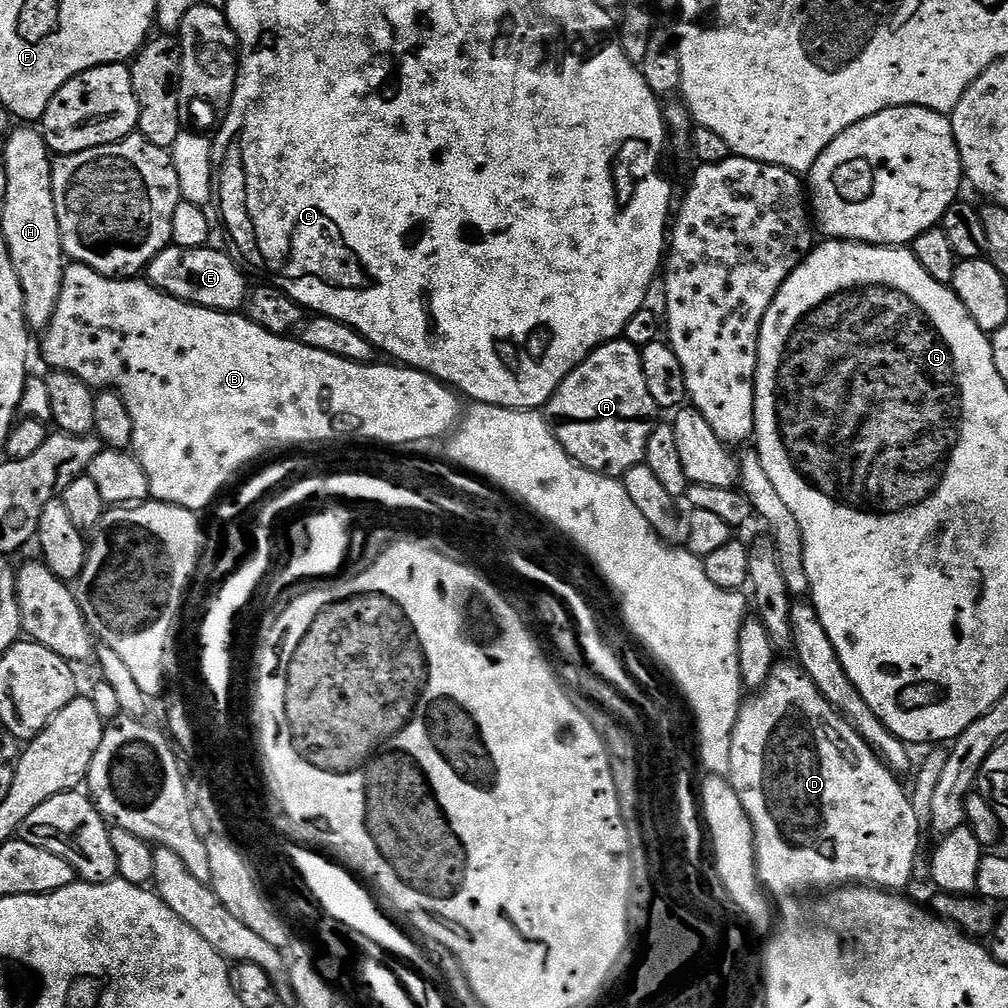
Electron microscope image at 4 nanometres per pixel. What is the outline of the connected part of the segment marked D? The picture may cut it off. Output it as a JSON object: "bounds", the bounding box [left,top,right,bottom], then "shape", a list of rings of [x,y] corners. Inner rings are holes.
{"bounds":[727,662,922,898],"shape":[[[776,662],[772,672],[766,678],[765,684],[753,691],[740,705],[740,713],[732,731],[732,745],[730,746],[730,766],[727,775],[730,777],[732,789],[738,794],[742,806],[752,823],[754,838],[756,839],[756,876],[759,878],[763,891],[773,897],[788,898],[793,894],[800,894],[803,888],[824,888],[835,890],[841,886],[871,886],[881,890],[904,890],[911,880],[918,863],[916,855],[920,852],[920,831],[922,825],[918,814],[914,814],[912,798],[907,787],[900,785],[901,777],[893,772],[880,755],[868,745],[858,734],[858,730],[850,721],[836,711],[836,707],[814,686],[814,682],[799,663],[782,664]]]}

